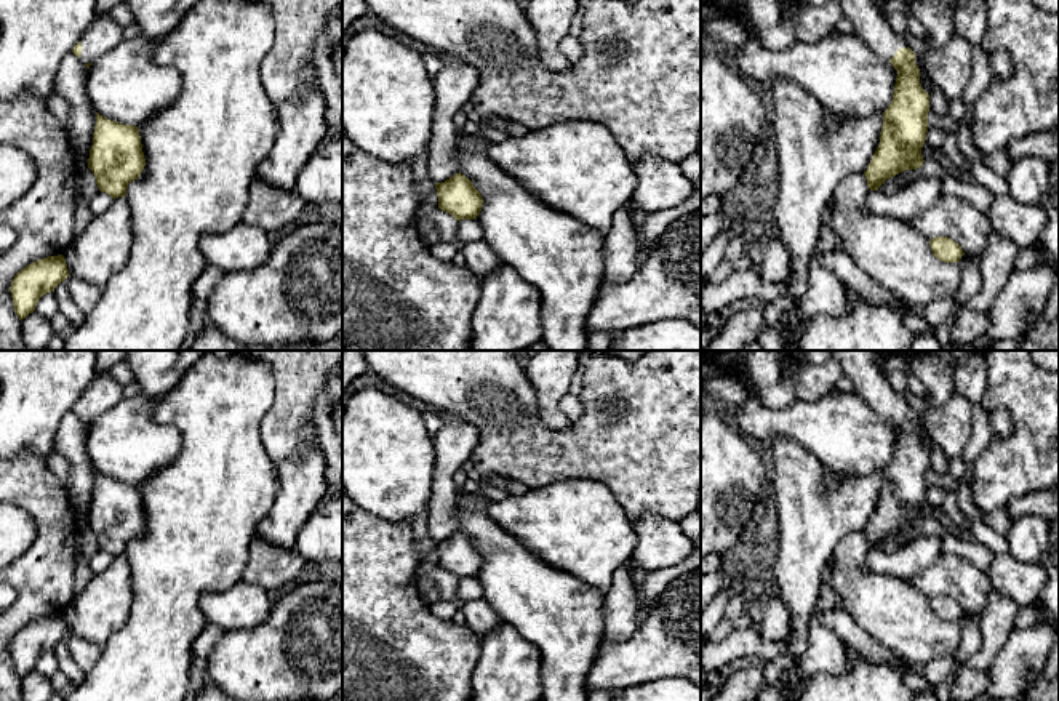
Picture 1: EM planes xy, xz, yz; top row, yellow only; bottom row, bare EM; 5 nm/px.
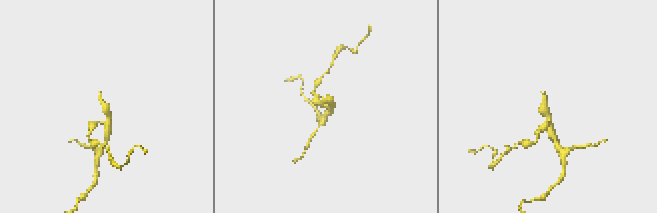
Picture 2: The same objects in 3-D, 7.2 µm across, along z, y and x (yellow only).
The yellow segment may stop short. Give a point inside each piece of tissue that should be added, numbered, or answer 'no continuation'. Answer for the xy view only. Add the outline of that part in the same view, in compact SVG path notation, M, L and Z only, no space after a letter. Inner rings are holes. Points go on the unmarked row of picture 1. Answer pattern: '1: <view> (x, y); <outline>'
1: xy (103, 392); M109 371L94 375L80 397L80 416L85 423L93 421L101 413L114 408L122 399L125 399L123 387L109 375Z

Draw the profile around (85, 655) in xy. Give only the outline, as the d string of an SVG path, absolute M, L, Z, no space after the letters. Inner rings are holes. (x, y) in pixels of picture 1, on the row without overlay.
M67 635L66 643L72 661L85 674L90 672L101 658L102 647L93 645L88 640L83 640L82 637Z

